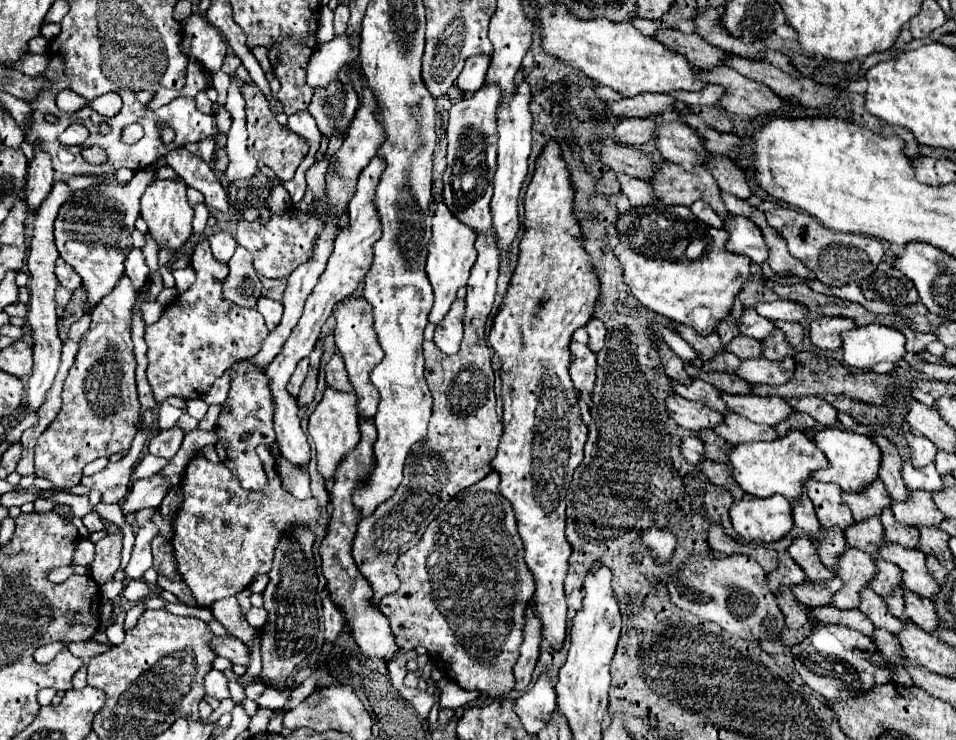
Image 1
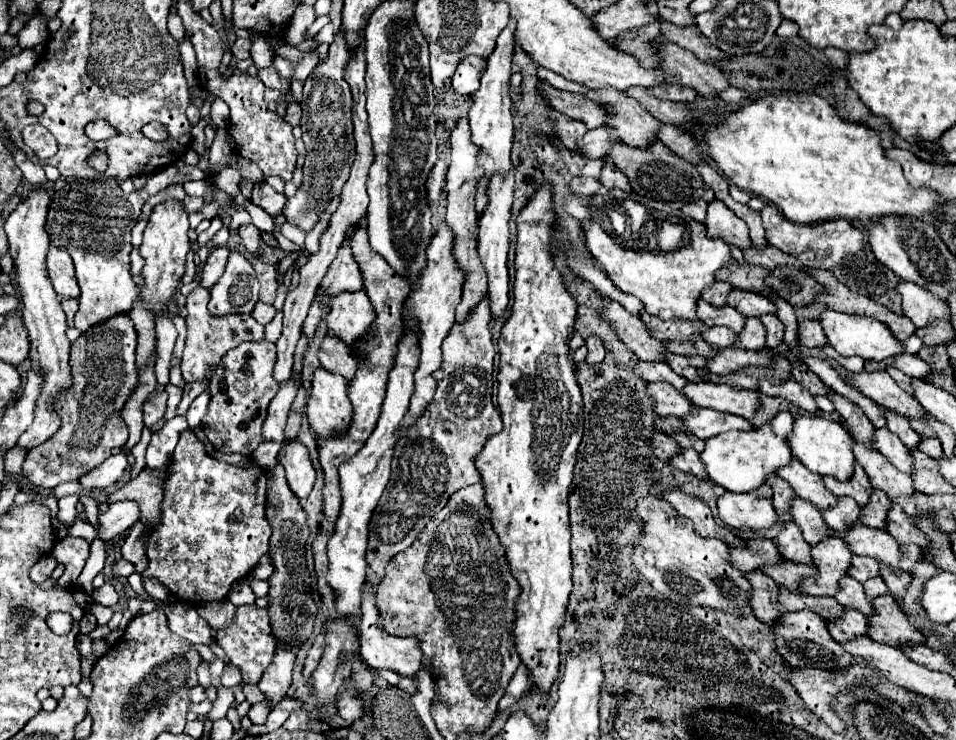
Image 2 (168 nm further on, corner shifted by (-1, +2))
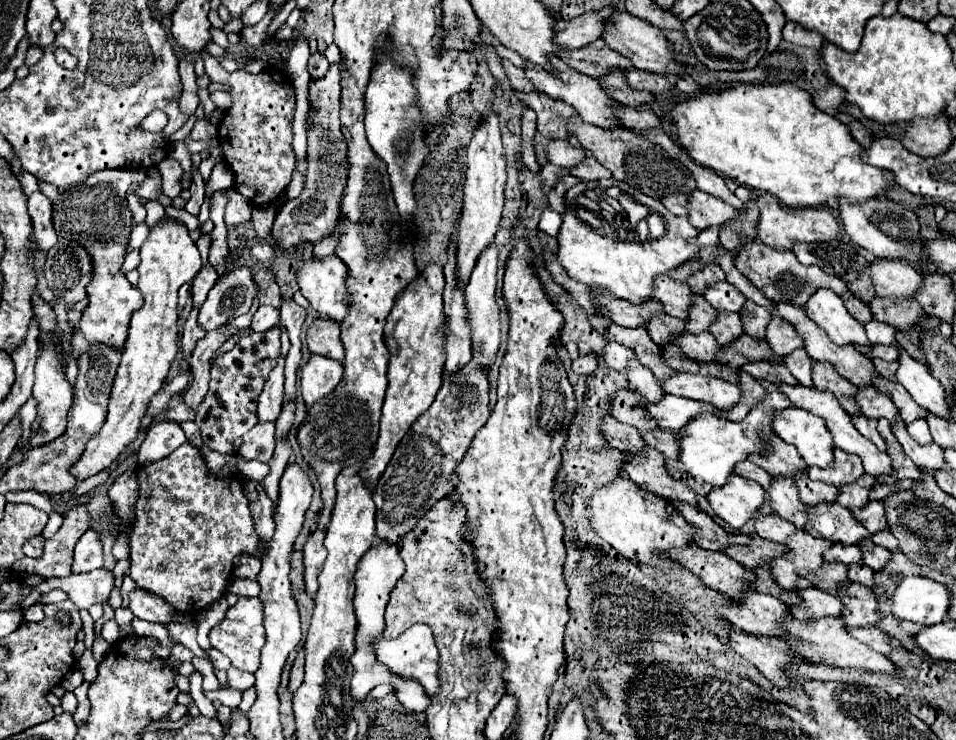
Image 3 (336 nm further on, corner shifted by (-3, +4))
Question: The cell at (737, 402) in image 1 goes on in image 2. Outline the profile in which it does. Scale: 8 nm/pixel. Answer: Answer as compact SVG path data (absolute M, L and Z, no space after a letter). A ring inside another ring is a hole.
M688 383L682 393L692 399L698 407L710 407L716 411L740 415L744 419L752 419L758 411L760 393L758 391L744 391L730 385L716 385L716 383Z

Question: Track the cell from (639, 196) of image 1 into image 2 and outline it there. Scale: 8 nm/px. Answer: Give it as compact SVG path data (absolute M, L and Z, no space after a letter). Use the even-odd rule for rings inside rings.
M610 161L602 167L600 181L602 181L602 185L608 187L608 189L622 189L622 191L626 191L626 193L632 191L632 185L630 185L628 177L626 177L618 167L614 167Z

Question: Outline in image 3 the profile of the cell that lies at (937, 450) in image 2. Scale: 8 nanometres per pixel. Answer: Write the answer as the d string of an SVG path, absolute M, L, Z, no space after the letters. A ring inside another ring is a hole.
M916 419L912 423L908 423L908 433L912 435L912 439L920 445L924 443L930 443L932 441L932 435L928 433L928 423L924 419Z

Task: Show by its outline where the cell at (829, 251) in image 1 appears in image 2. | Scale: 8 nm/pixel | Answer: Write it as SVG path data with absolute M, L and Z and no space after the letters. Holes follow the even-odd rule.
M766 205L760 213L762 213L768 243L782 249L784 253L794 255L798 261L802 261L806 267L812 267L812 269L832 271L844 259L854 257L854 255L862 255L864 249L868 247L868 241L866 241L864 233L858 227L850 225L850 221L846 221L846 219L822 221L822 223L814 223L814 225L802 225L802 223L794 223L794 221L786 219L778 211L778 207L774 207L774 205Z

